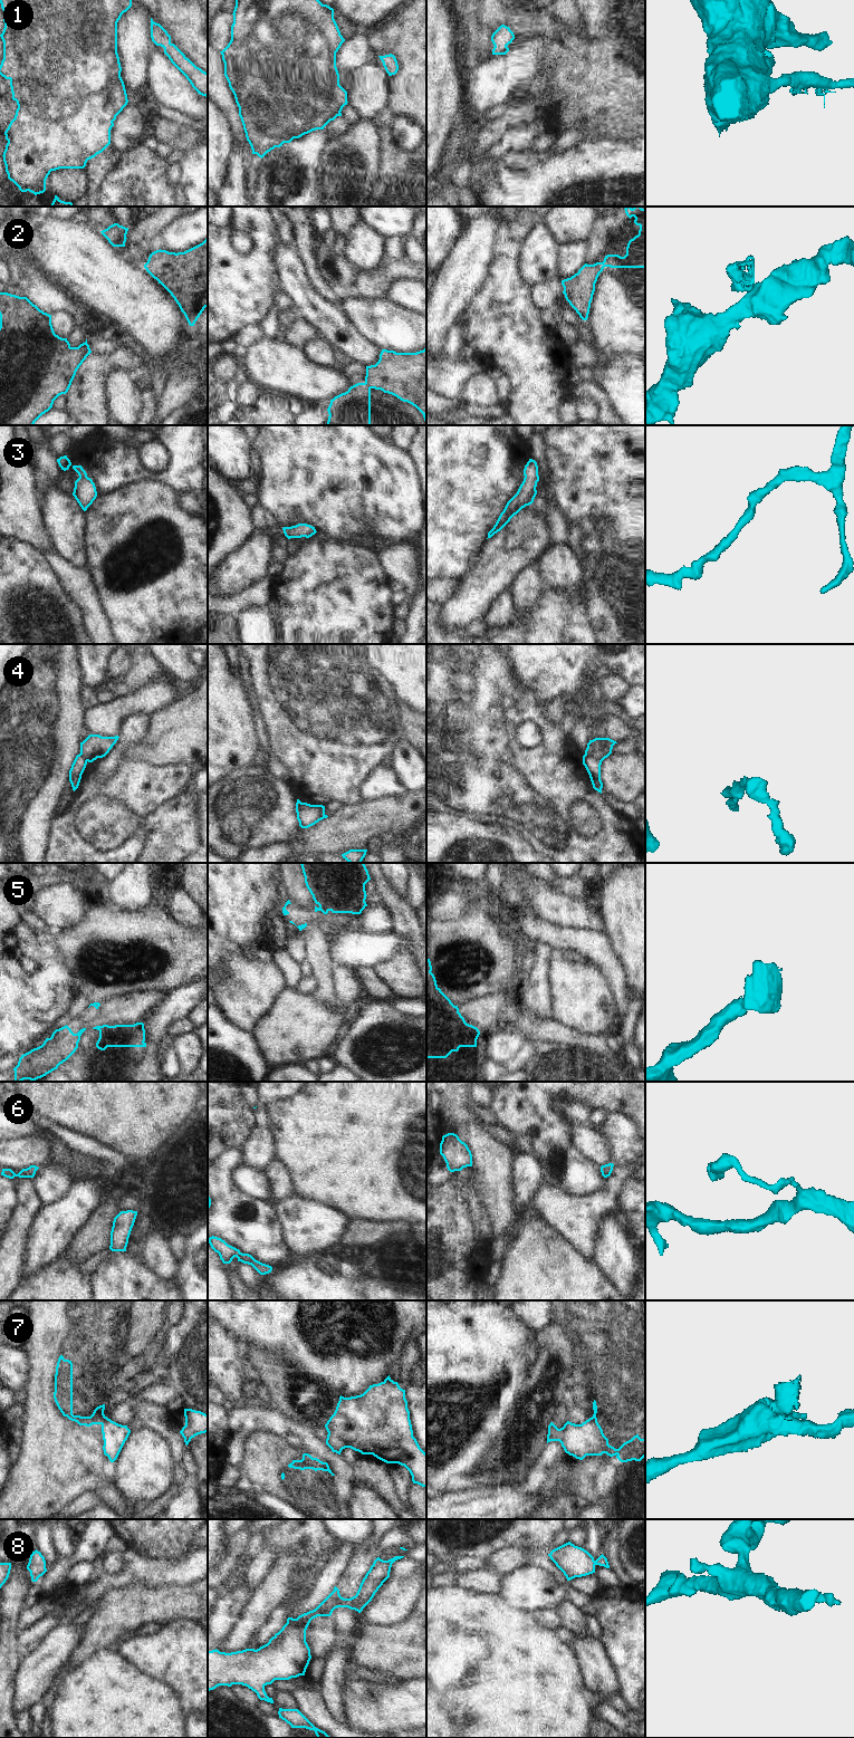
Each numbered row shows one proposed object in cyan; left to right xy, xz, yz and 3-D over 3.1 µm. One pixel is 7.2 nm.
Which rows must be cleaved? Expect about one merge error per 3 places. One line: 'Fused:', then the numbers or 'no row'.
Fused: 2, 4, 5, 7

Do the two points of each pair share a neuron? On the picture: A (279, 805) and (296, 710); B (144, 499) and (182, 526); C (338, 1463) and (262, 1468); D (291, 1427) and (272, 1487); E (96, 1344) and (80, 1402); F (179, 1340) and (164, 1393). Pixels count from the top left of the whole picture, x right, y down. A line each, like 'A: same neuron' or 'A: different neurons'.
A: different neurons
B: same neuron
C: different neurons
D: different neurons
E: same neuron
F: different neurons

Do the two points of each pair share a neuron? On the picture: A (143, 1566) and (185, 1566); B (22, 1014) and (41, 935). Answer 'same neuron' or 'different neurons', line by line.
A: same neuron
B: same neuron

